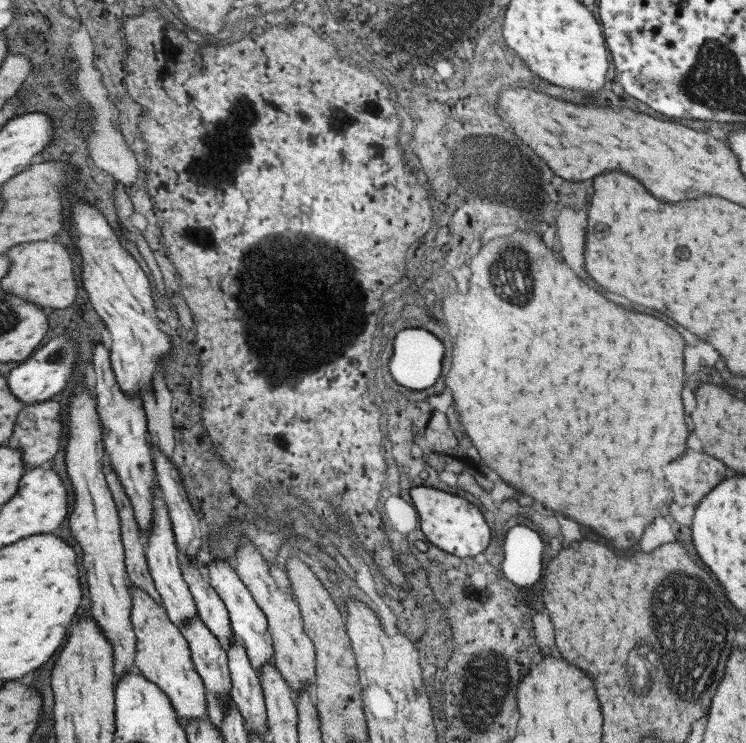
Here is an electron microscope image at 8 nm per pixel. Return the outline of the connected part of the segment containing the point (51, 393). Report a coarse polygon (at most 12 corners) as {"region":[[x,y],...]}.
{"region":[[59,335],[7,377],[26,405],[57,398],[76,364]]}

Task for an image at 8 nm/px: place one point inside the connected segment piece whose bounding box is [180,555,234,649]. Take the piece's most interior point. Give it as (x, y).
(210, 607)

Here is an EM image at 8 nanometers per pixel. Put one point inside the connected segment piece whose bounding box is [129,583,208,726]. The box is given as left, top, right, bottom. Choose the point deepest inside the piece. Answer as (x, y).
(162, 655)

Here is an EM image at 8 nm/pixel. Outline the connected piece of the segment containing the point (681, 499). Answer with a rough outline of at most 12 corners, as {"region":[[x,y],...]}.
{"region":[[686,452],[664,468],[674,502],[697,506],[726,478],[724,462]]}

